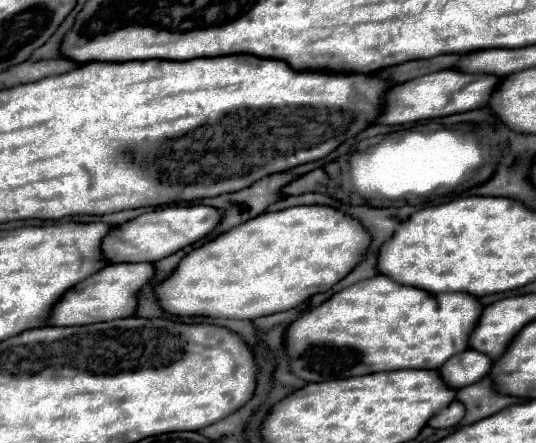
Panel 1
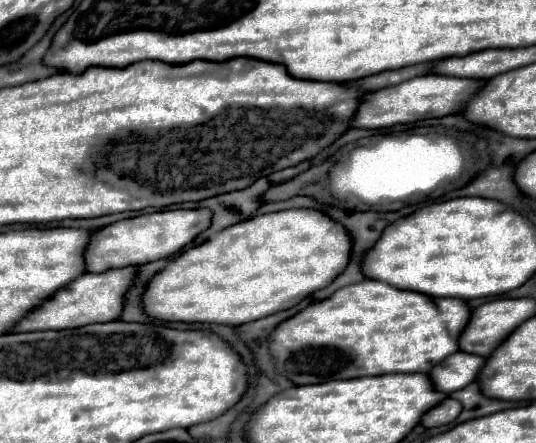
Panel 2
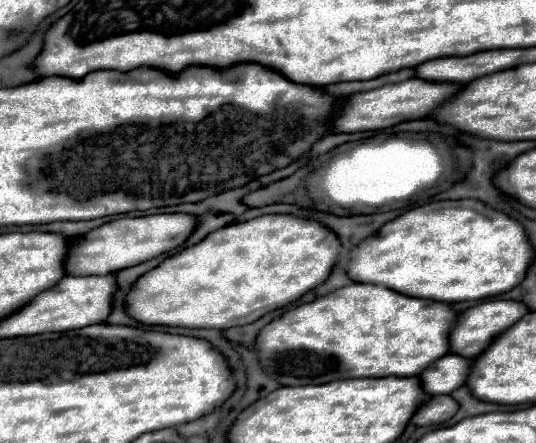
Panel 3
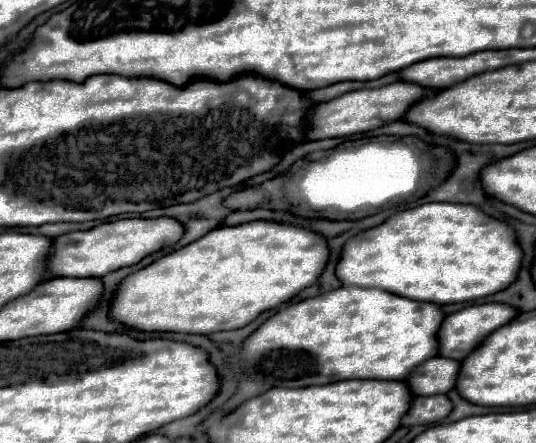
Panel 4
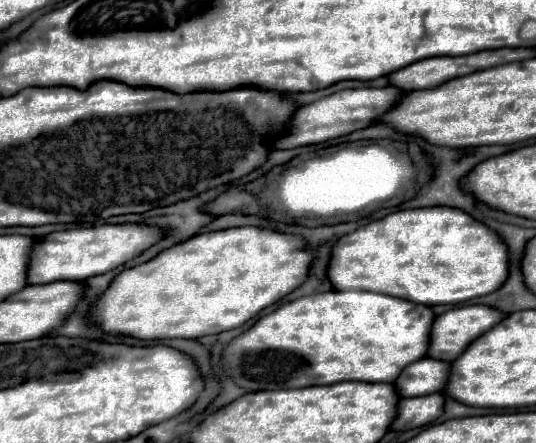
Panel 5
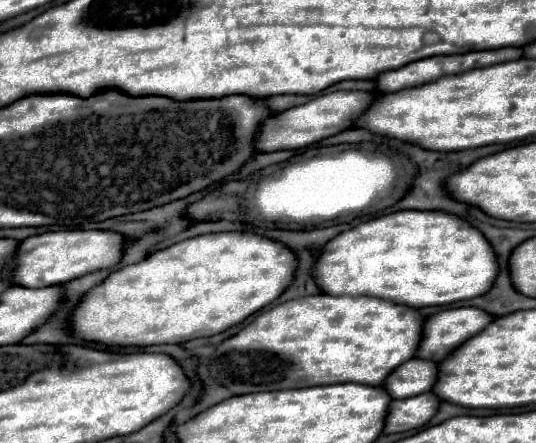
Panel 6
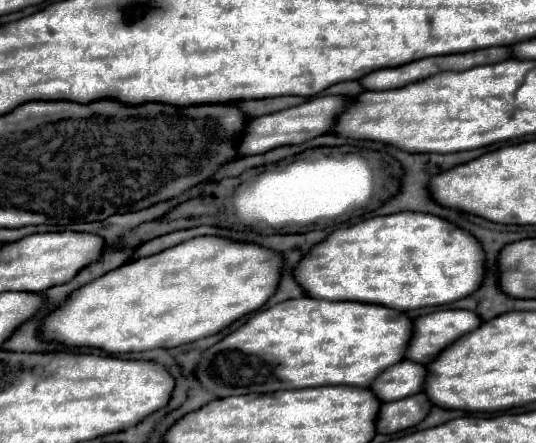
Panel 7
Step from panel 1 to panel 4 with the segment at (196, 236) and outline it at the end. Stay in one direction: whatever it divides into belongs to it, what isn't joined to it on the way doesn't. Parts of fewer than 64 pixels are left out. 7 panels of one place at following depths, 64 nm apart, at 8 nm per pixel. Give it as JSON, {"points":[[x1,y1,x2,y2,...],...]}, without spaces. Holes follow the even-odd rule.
{"points":[[132,218,132,220,114,220,104,222,86,232,68,232,54,238,54,256,48,274,52,278,70,276,70,278,102,278,108,272,134,266,142,258,162,250,164,246,176,244,184,236,184,226,176,218]]}

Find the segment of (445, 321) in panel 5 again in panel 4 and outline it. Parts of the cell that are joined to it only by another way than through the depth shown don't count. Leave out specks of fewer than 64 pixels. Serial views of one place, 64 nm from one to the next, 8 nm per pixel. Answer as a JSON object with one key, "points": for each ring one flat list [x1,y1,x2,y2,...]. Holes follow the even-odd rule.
{"points":[[488,302,488,304,474,304,468,306,460,312,448,314,442,322,438,340,440,340,440,356,444,358,454,358,454,360,464,360,476,346,480,346,480,342,484,342,484,338,488,338,488,334,492,334,494,330,498,330,500,326,512,322,512,318,516,318,520,312,508,304,500,304,500,302]]}

